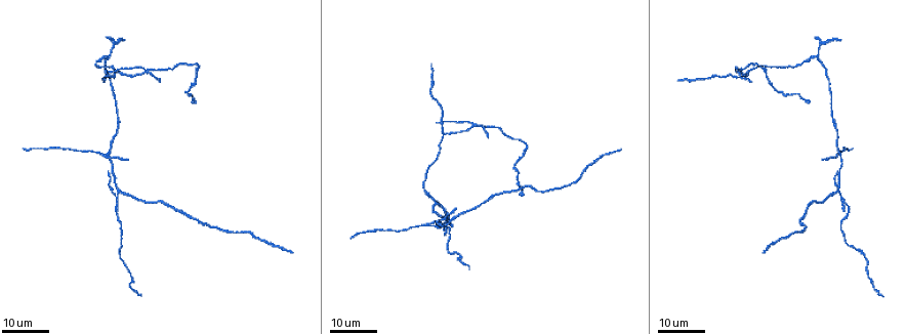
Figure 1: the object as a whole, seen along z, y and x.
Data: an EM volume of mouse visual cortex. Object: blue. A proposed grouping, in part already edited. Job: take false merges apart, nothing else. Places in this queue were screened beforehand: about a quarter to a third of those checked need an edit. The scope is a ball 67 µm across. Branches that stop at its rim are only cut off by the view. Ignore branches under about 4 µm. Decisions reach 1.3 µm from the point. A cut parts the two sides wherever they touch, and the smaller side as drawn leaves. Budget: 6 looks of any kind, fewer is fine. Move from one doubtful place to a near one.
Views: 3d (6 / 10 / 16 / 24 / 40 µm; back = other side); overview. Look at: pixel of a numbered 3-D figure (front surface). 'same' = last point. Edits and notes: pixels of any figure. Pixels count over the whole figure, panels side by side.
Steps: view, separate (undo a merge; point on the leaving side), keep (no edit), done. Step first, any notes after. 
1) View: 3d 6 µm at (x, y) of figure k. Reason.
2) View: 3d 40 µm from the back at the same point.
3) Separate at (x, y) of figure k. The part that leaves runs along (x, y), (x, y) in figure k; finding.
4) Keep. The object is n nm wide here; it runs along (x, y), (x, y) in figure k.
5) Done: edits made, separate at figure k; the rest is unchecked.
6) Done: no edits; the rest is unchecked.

View: 3d 16 µm at (473, 125) of figure 1. Four or more arms meet.

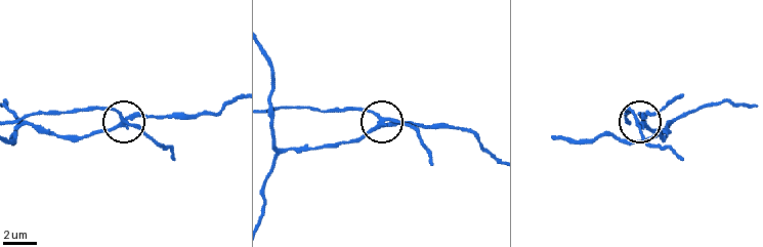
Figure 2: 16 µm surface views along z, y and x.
View: 3d 6 µm at (381, 117) of figure 2.

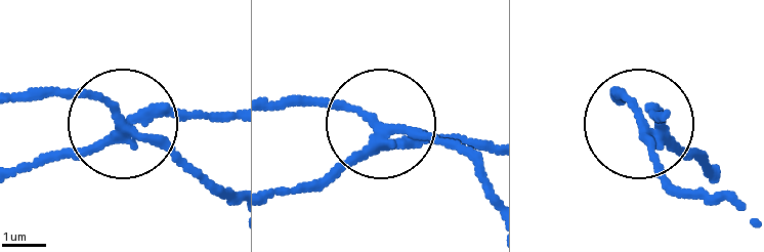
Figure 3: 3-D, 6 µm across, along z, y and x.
Separate at (178, 159) of figure 3. The object is 200 nm wide here; a second neuron is stuck on.

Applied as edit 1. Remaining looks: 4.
View: 3d 16 µm at (444, 133) of figure 1. Arms part here.

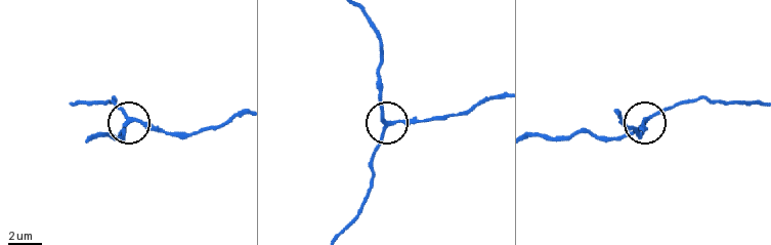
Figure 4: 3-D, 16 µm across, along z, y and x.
View: 3d 6 µm at (128, 120) of figure 4.

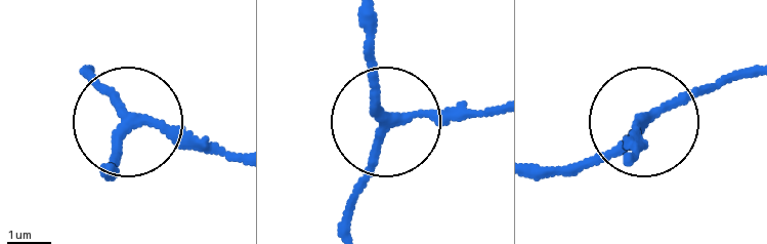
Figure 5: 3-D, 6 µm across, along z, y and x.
Keep. The object is 220 nm wide here; it runs along (88, 66), (124, 110), (110, 179) in figure 5; continuous, no second neuron.

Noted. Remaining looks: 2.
View: 3d 24 µm at (437, 205) of figure 1. A fork.

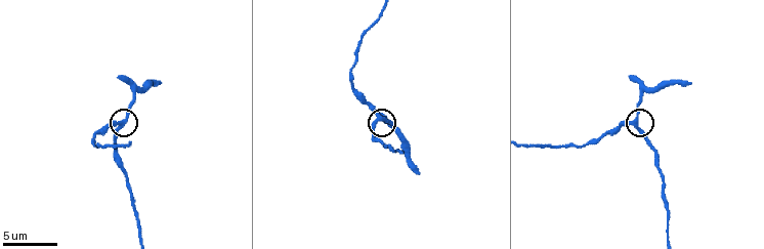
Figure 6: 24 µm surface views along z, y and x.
View: 3d 10 µm at (381, 117) of figure 6.

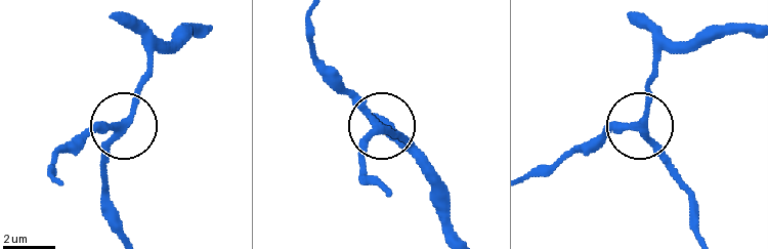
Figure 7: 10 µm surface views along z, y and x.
Keep. It runs along (697, 233), (690, 194), (642, 121), (653, 77) in figure 7; one neuron here.

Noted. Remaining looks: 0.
Done: edits made, separate at figure 3; the rest is unchecked.

